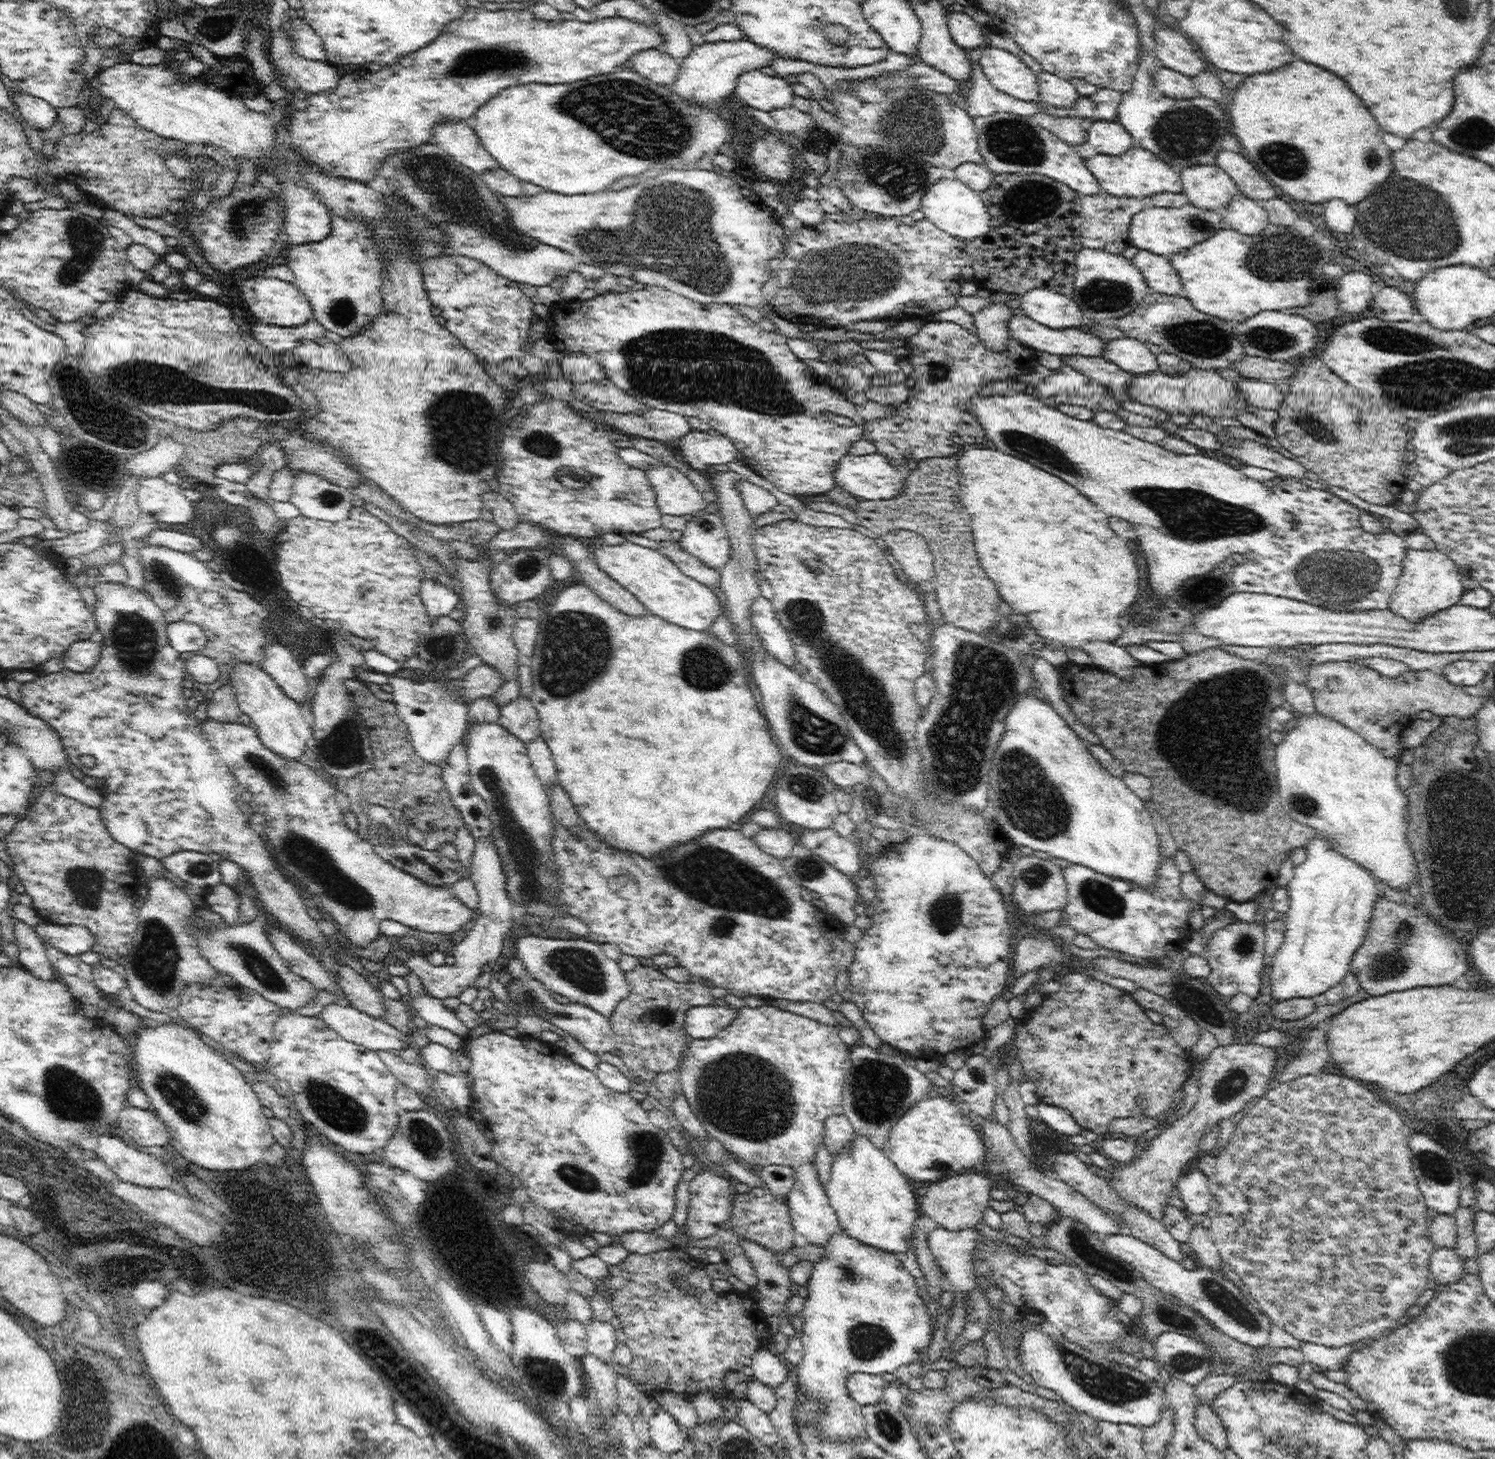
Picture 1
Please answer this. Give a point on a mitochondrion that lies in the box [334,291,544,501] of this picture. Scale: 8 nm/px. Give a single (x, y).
(462, 447)

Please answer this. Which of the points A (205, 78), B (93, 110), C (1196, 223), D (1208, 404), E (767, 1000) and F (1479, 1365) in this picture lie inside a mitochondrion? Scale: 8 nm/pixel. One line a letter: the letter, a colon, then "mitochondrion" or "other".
A: other
B: other
C: mitochondrion
D: other
E: other
F: mitochondrion

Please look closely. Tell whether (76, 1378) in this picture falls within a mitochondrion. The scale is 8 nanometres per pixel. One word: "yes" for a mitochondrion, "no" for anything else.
no

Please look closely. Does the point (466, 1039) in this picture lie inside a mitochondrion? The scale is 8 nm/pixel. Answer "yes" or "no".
no

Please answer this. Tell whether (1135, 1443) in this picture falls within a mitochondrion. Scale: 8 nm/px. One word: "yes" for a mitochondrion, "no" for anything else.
no

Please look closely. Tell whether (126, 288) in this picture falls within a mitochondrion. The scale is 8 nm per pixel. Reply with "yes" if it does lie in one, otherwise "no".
no

